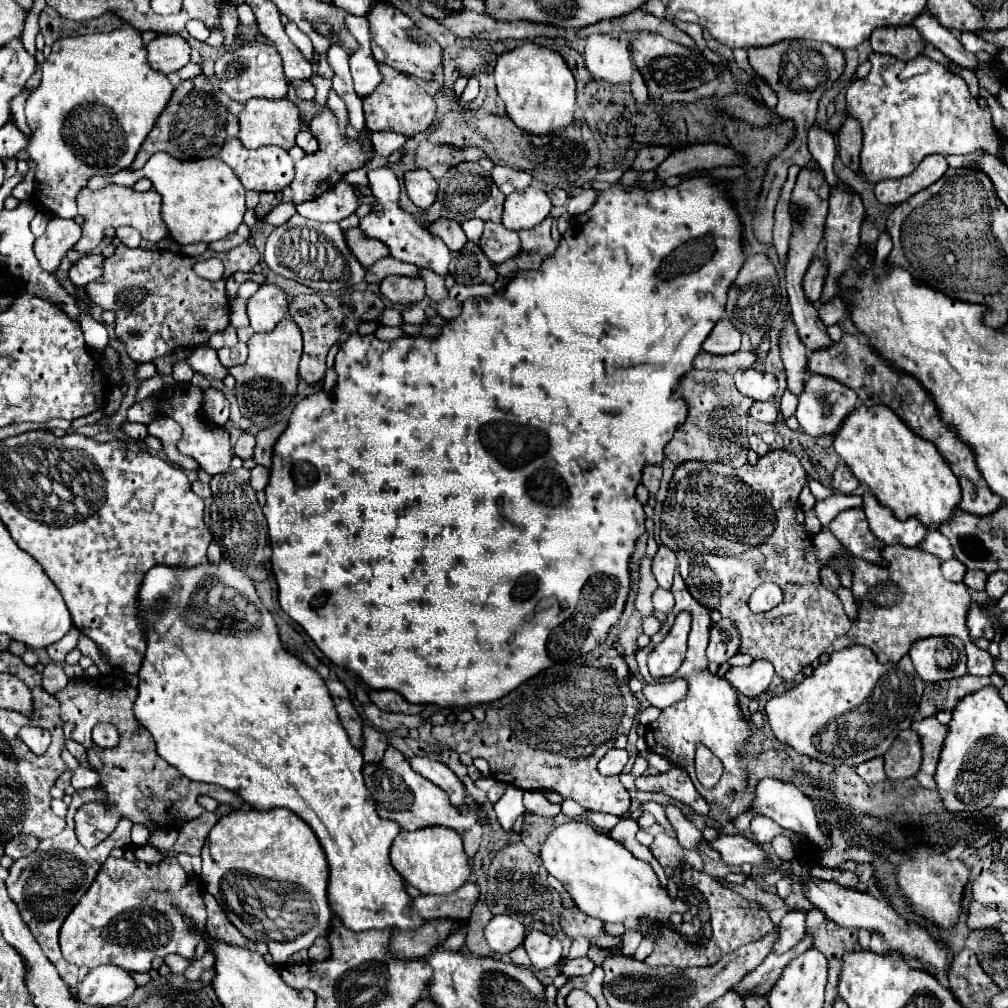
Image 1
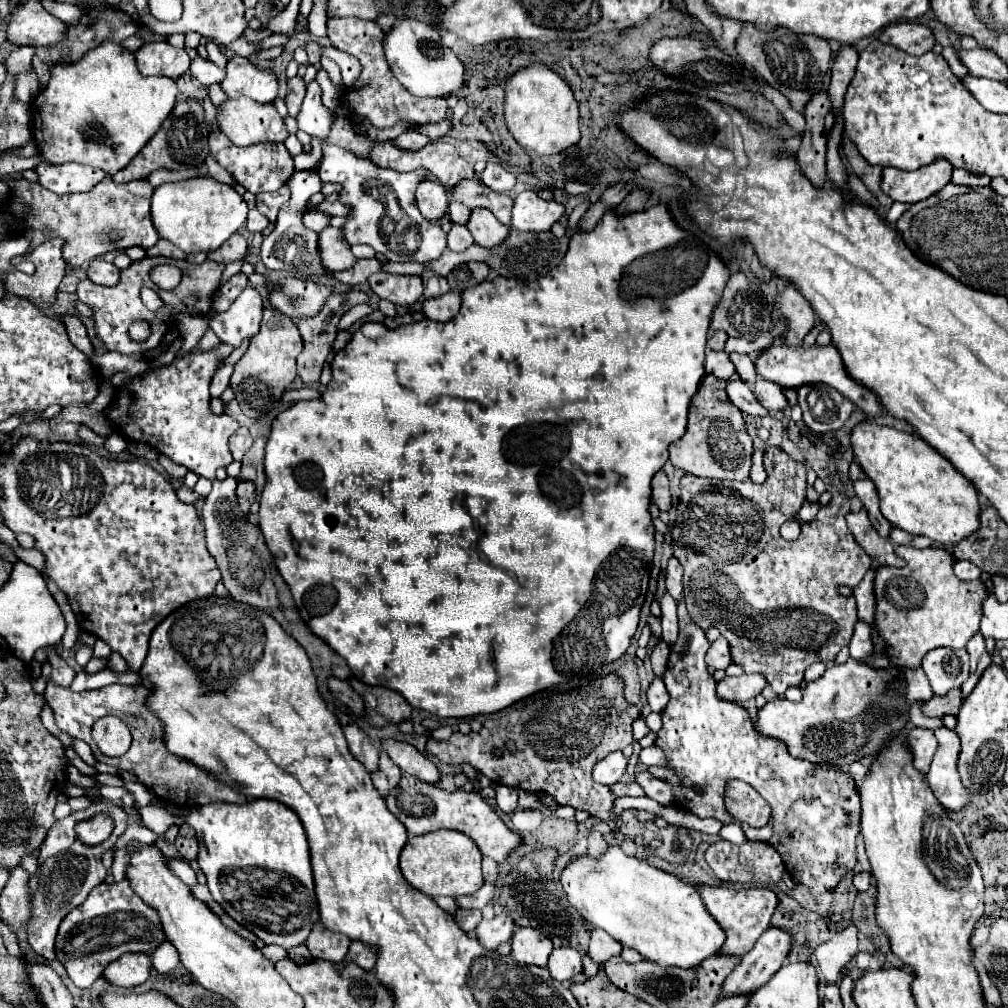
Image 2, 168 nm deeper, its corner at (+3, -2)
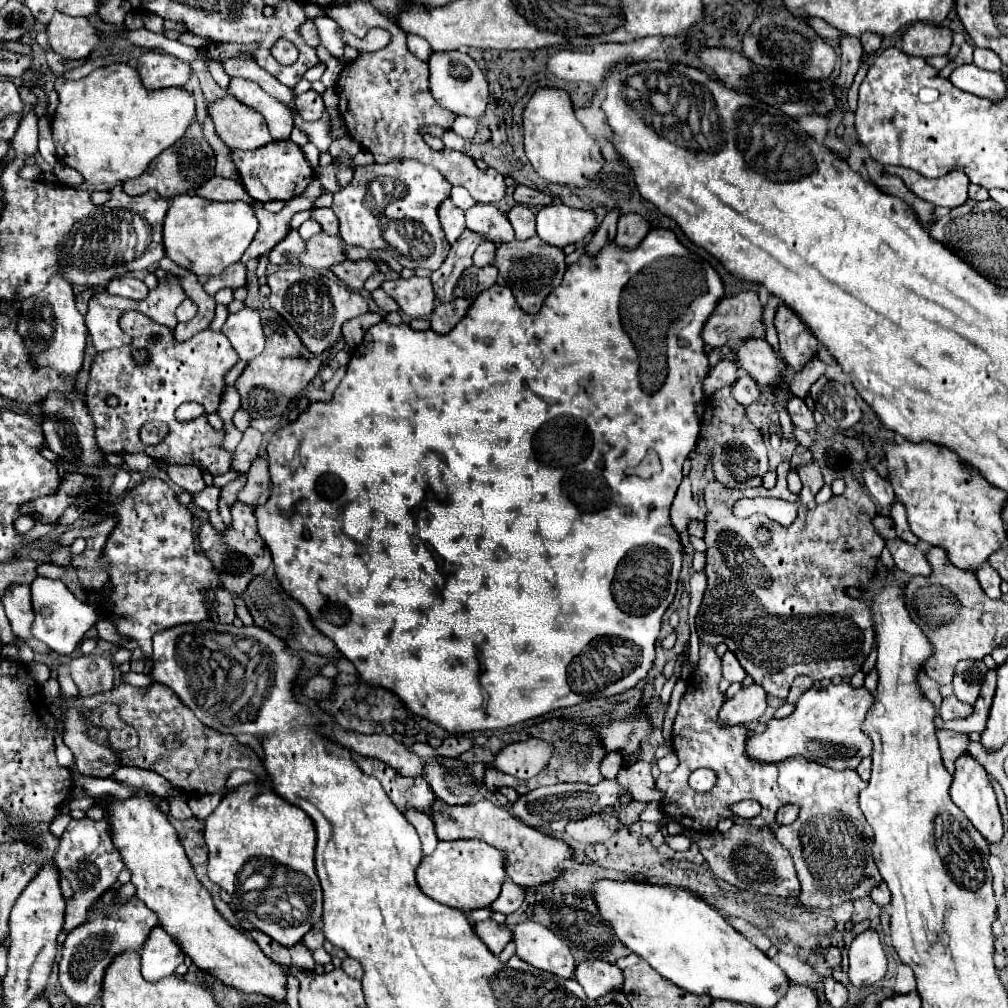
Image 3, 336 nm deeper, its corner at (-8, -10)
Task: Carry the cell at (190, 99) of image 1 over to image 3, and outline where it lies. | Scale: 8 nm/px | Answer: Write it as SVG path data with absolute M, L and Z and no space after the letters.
M193 121L185 135L167 151L163 151L151 165L149 169L145 169L139 177L135 179L127 179L123 183L123 189L127 195L143 195L145 191L157 191L159 195L163 195L165 199L171 199L175 195L185 195L185 193L195 193L195 189L205 183L207 179L211 179L215 175L215 153L211 149L211 145L207 143L205 135L203 135L203 125Z

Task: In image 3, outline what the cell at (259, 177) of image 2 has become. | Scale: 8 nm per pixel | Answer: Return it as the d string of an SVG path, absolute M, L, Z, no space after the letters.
M291 139L285 141L273 141L267 143L255 151L231 151L231 159L241 175L245 191L261 203L267 201L289 201L305 191L305 187L313 181L313 169L303 157L299 145L295 145Z

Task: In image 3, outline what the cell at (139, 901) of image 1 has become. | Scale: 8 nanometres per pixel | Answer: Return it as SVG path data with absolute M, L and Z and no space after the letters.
M107 891L101 897L101 903L97 903L89 911L85 923L75 927L63 943L63 955L59 961L59 983L63 985L69 999L77 1005L87 1005L93 997L101 995L105 971L115 961L115 957L127 951L139 951L153 927L159 925L157 915L149 911L137 897L129 897L121 907L115 907L117 895L119 891Z

